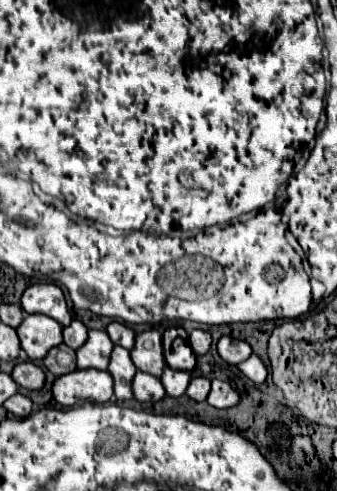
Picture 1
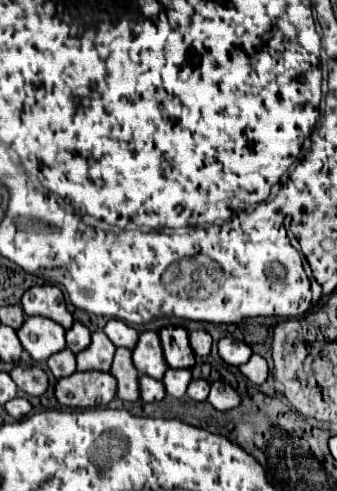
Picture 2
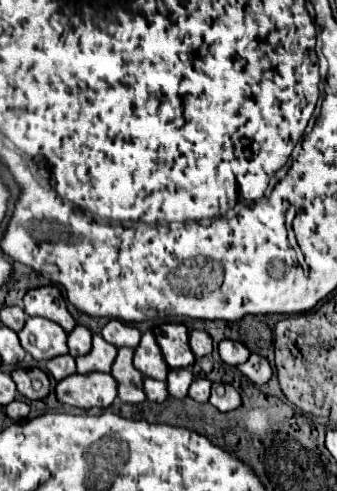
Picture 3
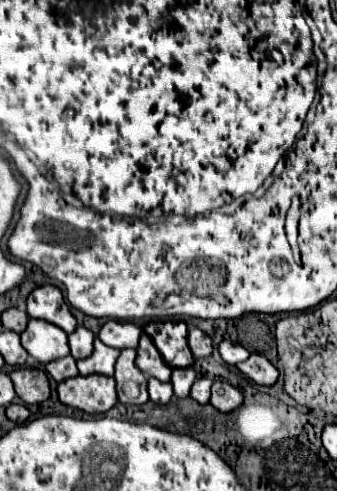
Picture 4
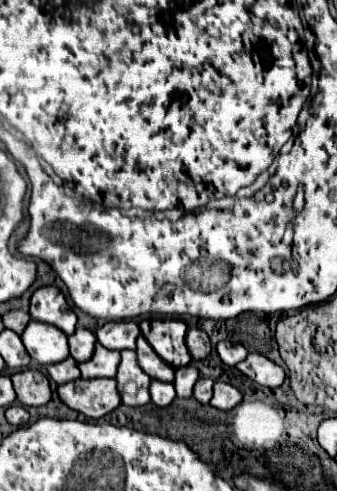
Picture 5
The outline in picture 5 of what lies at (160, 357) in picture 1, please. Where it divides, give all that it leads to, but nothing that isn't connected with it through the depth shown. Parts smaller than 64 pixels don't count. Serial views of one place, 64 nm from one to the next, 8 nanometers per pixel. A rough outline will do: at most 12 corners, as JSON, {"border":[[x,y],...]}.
{"border":[[138,338],[138,364],[154,380],[172,382],[168,366],[148,344]]}

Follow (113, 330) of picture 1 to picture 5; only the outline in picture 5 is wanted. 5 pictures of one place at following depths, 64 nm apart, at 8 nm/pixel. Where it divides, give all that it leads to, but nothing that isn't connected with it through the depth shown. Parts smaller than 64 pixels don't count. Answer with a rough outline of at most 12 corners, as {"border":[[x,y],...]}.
{"border":[[106,322],[96,338],[110,350],[134,350],[136,322]]}

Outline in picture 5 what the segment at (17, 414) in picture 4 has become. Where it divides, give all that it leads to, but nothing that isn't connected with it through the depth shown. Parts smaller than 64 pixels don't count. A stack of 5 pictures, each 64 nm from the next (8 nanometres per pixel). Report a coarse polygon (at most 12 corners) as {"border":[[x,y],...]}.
{"border":[[8,406],[6,420],[26,426],[30,414],[24,406]]}

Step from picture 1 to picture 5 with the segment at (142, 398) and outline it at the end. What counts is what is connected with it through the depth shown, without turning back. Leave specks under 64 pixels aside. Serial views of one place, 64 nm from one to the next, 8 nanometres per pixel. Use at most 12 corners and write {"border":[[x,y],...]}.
{"border":[[152,380],[150,396],[156,406],[176,398],[174,384]]}

